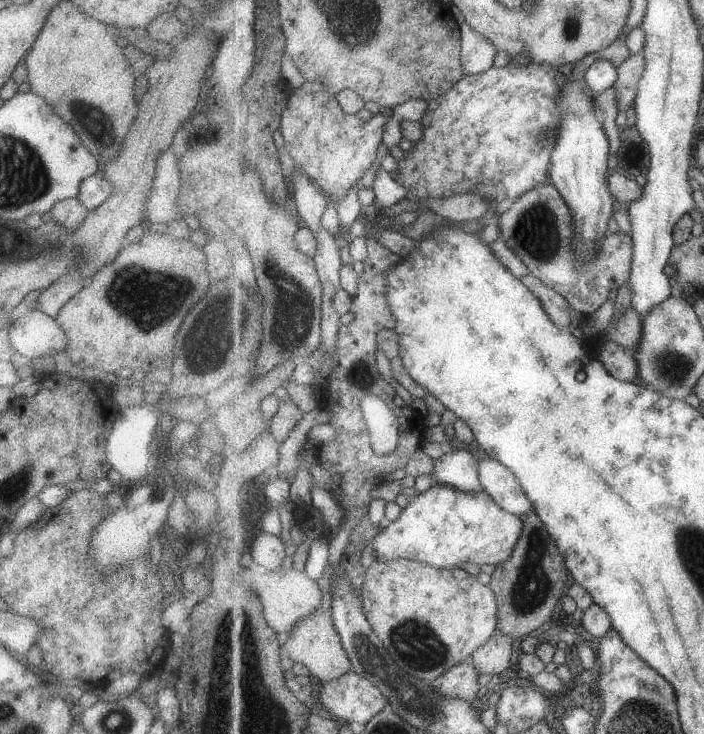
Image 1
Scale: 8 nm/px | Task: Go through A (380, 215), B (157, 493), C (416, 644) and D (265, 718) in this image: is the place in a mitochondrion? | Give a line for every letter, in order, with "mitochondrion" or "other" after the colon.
A: other
B: other
C: mitochondrion
D: mitochondrion

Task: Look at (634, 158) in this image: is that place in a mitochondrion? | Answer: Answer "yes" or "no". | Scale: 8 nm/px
no

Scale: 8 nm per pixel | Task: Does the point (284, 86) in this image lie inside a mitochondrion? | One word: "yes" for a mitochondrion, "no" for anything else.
no

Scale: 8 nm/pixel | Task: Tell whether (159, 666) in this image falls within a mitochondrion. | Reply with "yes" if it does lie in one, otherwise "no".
no

